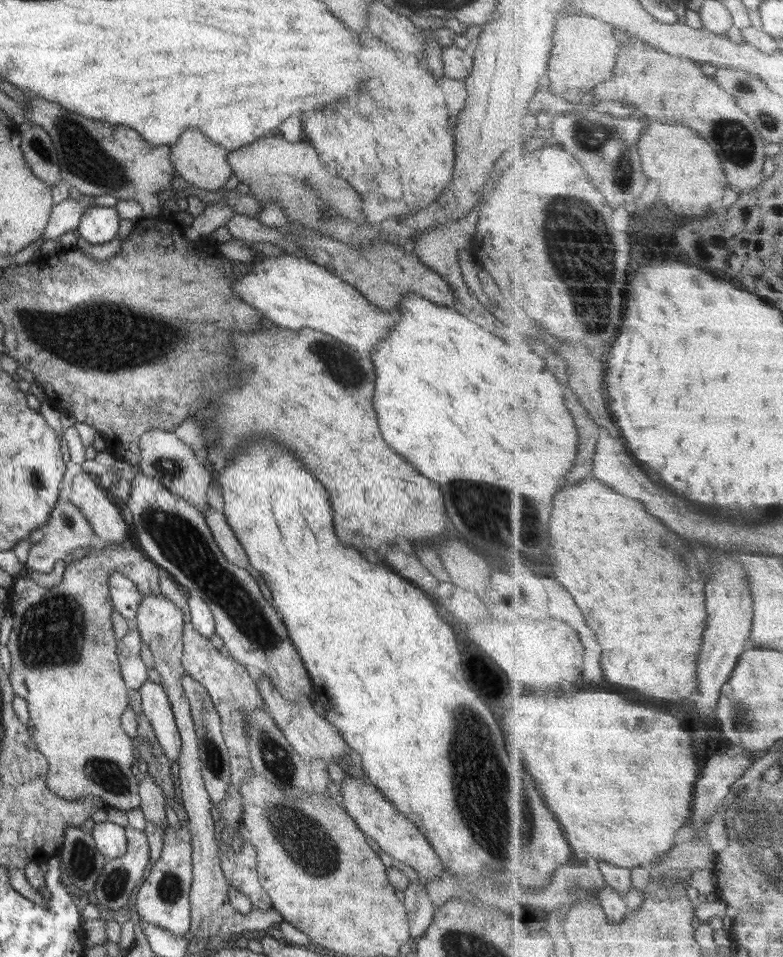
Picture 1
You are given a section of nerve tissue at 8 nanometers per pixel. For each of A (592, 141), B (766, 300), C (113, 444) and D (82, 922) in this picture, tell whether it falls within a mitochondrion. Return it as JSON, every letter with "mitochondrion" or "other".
{"A":"mitochondrion","B":"other","C":"other","D":"other"}

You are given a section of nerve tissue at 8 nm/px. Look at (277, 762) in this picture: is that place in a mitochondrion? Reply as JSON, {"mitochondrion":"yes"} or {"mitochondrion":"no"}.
{"mitochondrion":"yes"}

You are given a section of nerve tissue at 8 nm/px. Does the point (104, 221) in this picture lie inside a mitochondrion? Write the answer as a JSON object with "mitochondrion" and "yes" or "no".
{"mitochondrion":"no"}

